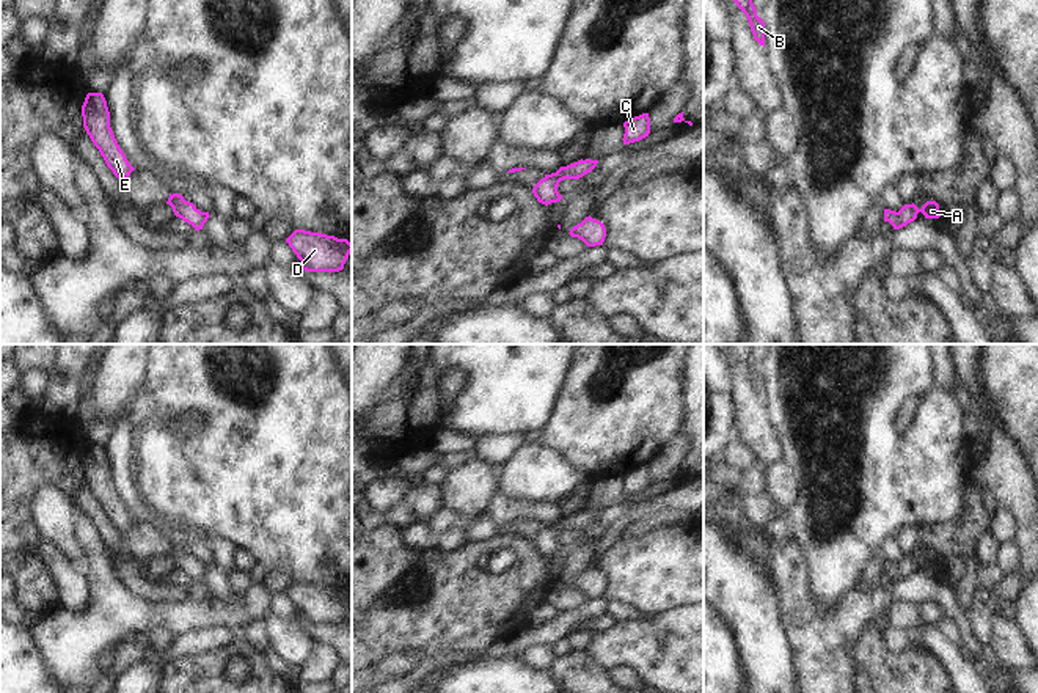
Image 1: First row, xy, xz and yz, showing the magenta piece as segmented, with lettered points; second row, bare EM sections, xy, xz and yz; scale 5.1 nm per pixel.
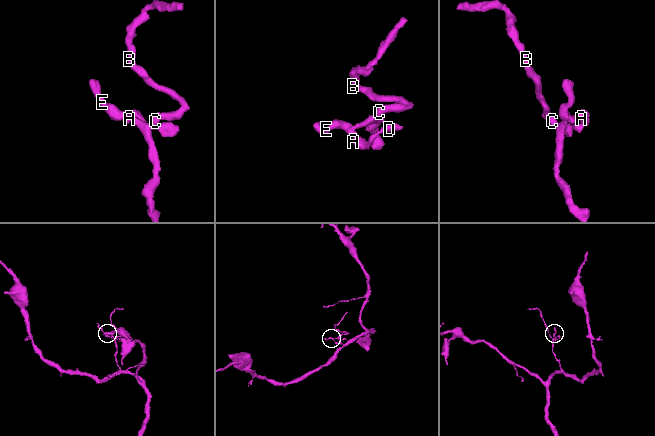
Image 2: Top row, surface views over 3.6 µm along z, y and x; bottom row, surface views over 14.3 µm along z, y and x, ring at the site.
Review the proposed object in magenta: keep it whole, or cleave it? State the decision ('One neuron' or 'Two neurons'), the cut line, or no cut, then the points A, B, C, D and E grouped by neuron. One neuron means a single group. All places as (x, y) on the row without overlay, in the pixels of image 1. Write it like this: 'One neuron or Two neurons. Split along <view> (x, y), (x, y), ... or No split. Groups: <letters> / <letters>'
One neuron. No split. Groups: A B C D E

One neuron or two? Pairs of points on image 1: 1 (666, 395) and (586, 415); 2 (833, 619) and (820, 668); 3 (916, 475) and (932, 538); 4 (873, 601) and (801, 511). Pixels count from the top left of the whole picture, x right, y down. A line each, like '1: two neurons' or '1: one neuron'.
1: one neuron
2: one neuron
3: two neurons
4: two neurons

